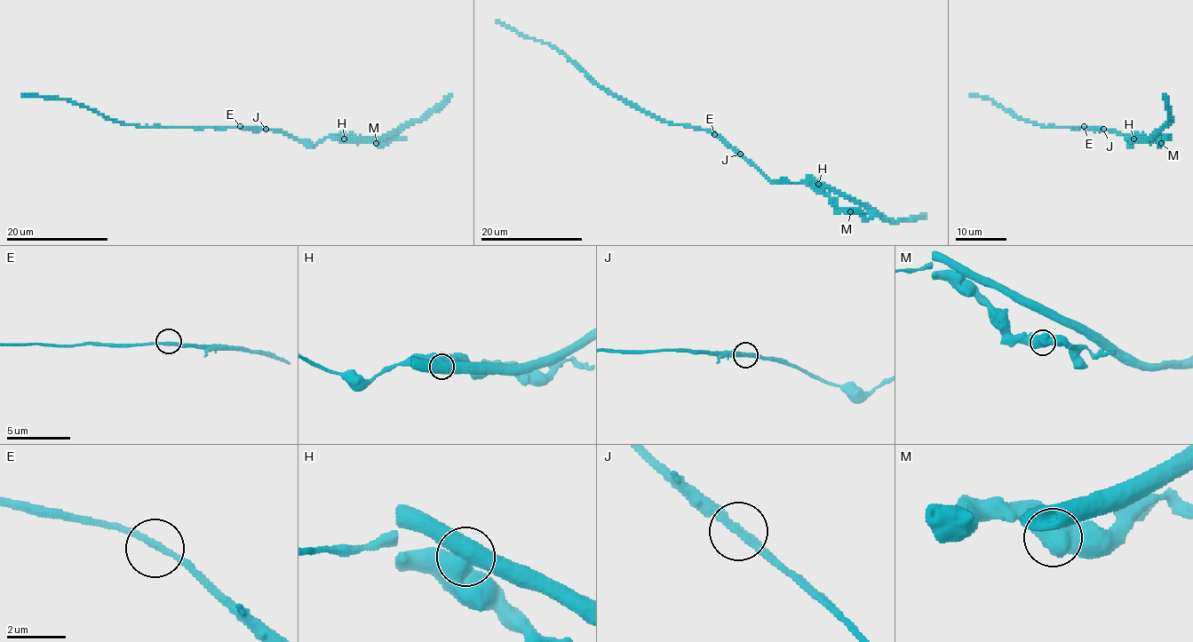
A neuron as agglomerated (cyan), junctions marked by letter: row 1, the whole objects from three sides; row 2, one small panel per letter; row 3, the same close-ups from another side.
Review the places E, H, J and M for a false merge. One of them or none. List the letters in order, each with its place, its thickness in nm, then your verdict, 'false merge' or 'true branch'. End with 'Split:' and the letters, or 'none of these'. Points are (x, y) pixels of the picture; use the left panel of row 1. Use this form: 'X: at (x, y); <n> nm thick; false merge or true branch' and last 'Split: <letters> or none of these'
E: at (240, 126); 200 nm thick; true branch
H: at (344, 138); 750 nm thick; false merge
J: at (266, 129); 300 nm thick; true branch
M: at (376, 143); 750 nm thick; true branch
Split: H

